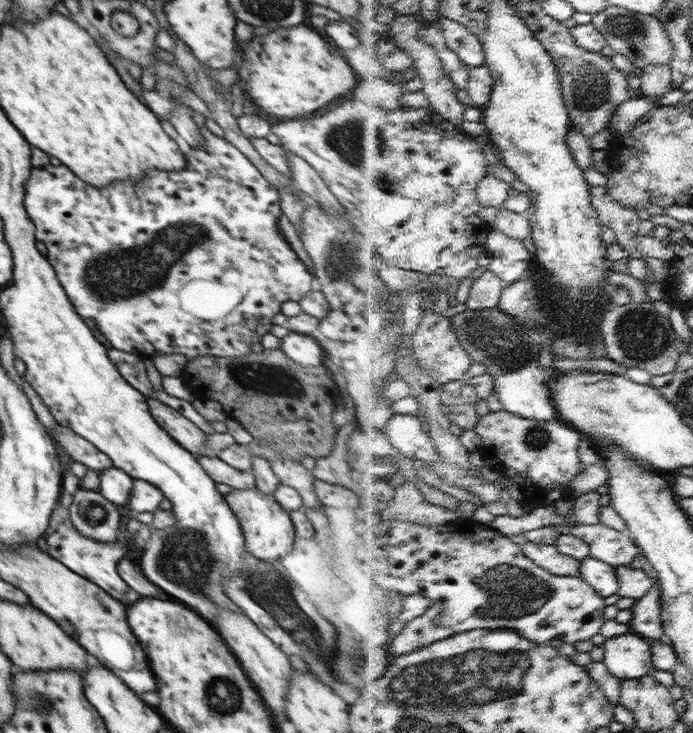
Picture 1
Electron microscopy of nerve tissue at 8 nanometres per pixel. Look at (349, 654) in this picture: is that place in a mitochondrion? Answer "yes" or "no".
yes

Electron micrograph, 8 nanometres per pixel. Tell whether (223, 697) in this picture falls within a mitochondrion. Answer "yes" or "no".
yes

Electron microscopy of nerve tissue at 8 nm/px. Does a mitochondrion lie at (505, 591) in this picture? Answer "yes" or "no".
yes

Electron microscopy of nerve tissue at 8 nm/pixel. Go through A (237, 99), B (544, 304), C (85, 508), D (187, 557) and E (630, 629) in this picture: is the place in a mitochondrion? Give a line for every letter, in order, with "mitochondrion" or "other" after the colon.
A: other
B: mitochondrion
C: mitochondrion
D: mitochondrion
E: other

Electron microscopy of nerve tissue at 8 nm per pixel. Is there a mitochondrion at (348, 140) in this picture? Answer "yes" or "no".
yes

